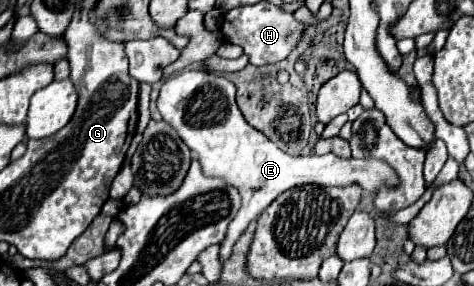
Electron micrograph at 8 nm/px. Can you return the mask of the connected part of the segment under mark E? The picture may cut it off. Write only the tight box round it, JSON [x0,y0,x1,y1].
[157,71,395,263]

